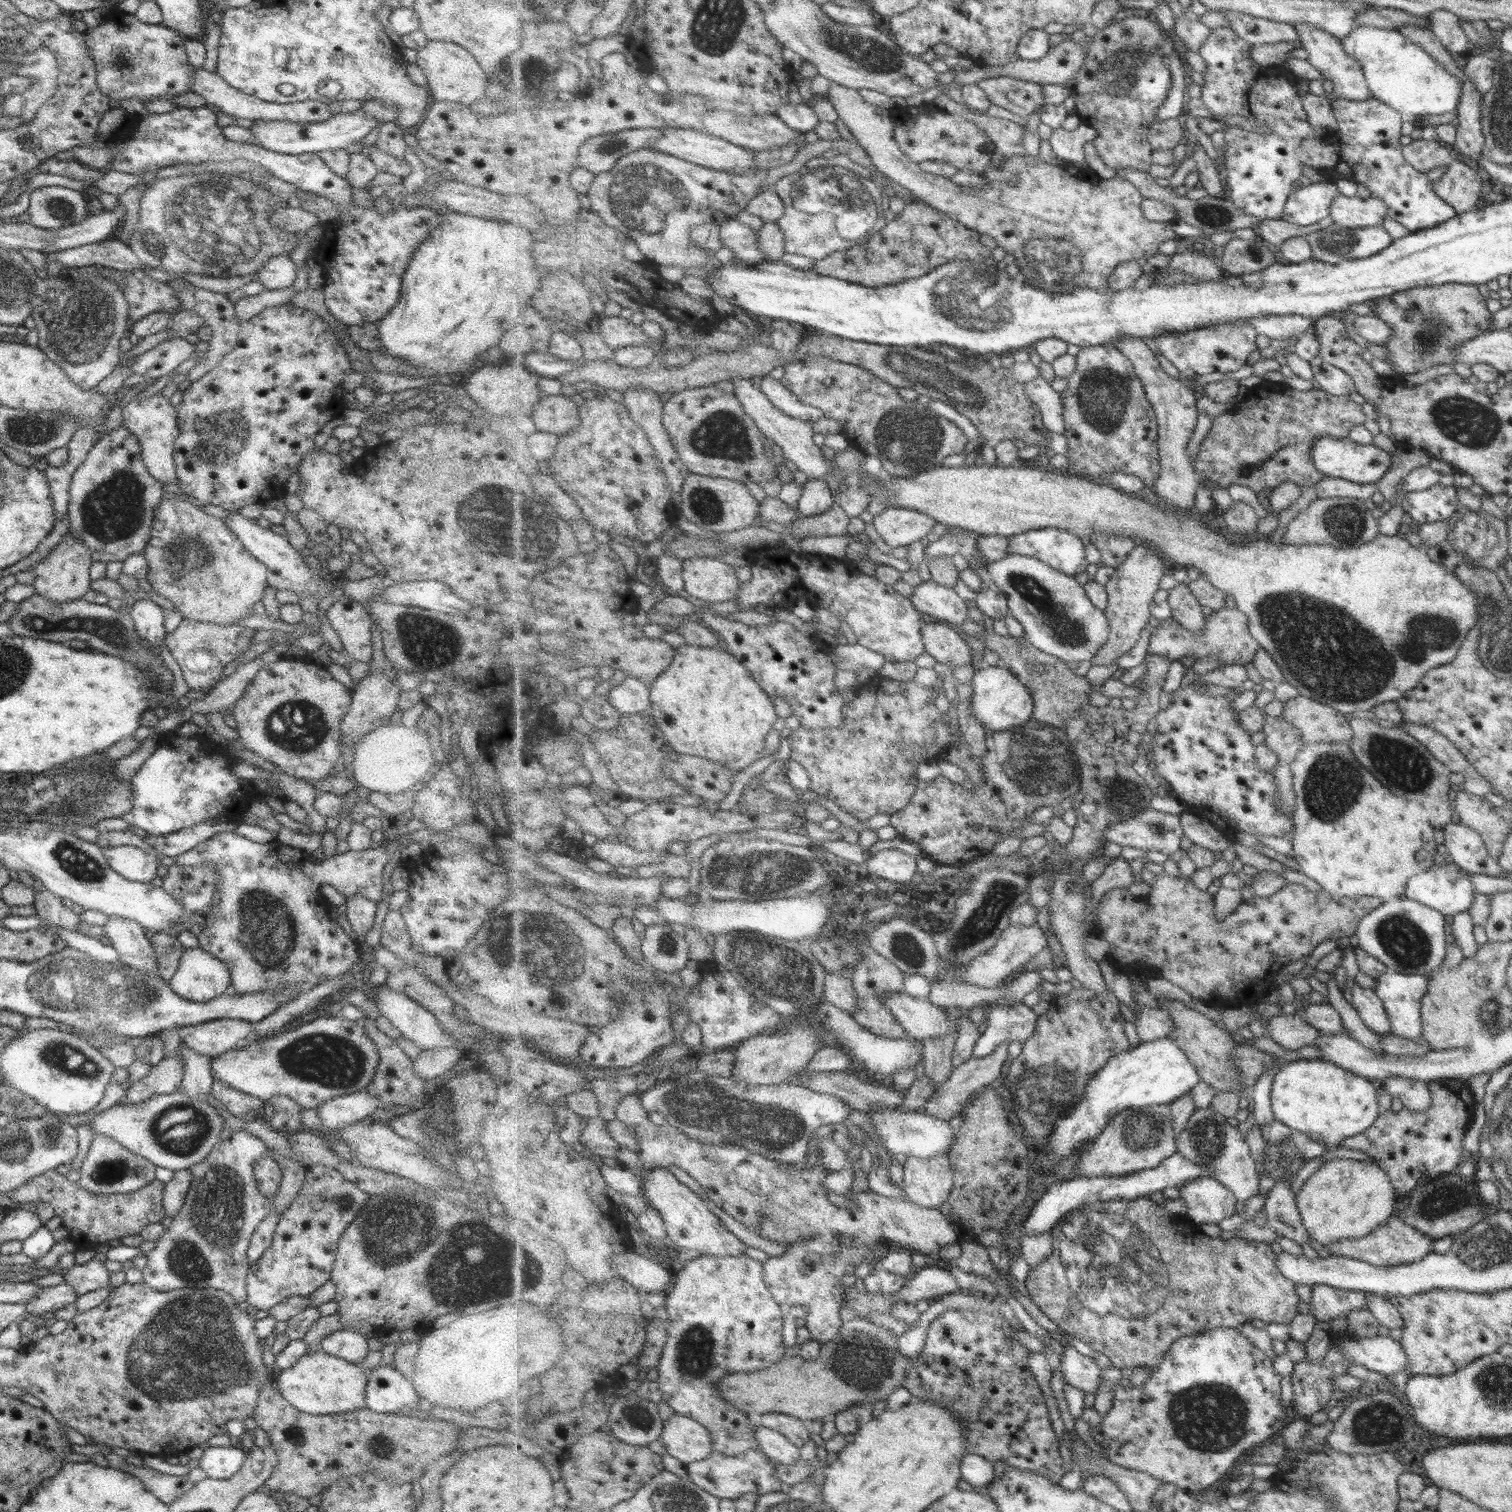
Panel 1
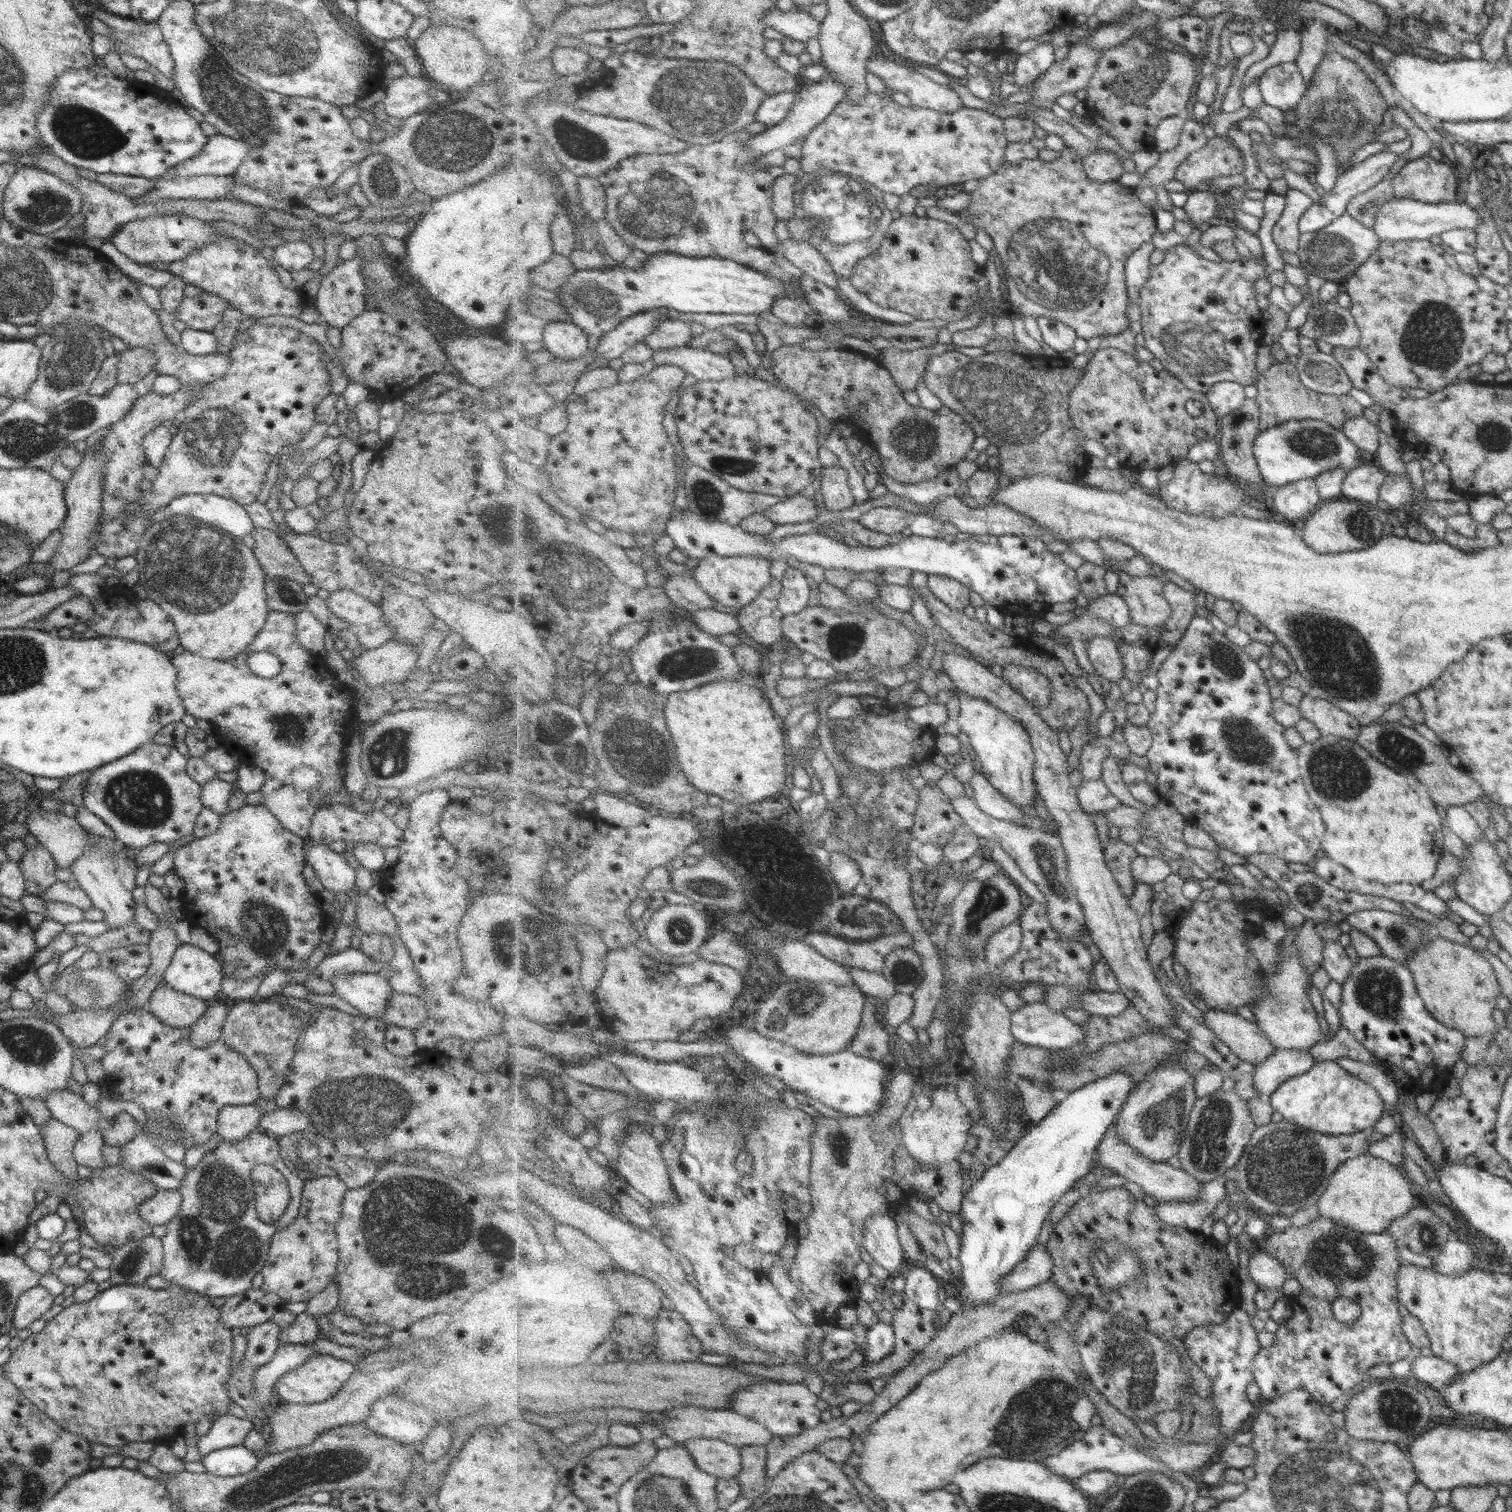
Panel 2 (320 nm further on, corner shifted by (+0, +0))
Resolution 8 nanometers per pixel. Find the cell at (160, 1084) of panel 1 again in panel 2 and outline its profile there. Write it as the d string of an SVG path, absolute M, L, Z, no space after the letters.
M223 999L209 1002L209 1008L199 1020L196 1020L190 1030L190 1042L194 1048L204 1048L212 1042L220 1041L222 1038L222 1026L228 1011Z

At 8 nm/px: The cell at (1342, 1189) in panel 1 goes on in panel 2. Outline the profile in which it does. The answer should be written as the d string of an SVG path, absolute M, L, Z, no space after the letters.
M1364 1153L1345 1160L1334 1171L1326 1190L1317 1200L1319 1214L1334 1222L1365 1233L1382 1233L1393 1219L1404 1216L1417 1205L1407 1175L1396 1165Z

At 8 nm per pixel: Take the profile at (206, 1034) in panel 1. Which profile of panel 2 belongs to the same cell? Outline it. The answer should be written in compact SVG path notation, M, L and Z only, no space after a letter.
M164 981L156 987L147 1005L148 1012L159 1022L174 1028L189 1028L208 1008L209 1002L176 992Z

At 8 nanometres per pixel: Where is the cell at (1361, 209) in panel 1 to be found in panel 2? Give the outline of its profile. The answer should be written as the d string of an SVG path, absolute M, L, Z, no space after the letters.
M1393 198L1385 202L1377 212L1373 229L1381 241L1428 241L1432 236L1440 236L1443 232L1453 229L1467 228L1476 231L1479 228L1479 222L1481 222L1480 215L1465 202L1428 204L1414 199Z

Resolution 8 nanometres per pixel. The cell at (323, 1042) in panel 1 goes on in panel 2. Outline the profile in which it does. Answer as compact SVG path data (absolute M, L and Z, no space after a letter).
M147 1008L134 1009L121 1014L114 1020L106 1034L104 1058L102 1066L106 1066L106 1076L114 1072L115 1093L126 1102L136 1102L142 1107L148 1119L154 1116L168 1116L176 1121L176 1127L184 1133L179 1144L186 1149L196 1145L207 1145L212 1135L217 1131L218 1115L225 1106L240 1106L253 1104L261 1096L258 1088L258 1075L248 1065L246 1059L224 1042L216 1041L204 1048L194 1048L190 1042L189 1028L174 1028L159 1022L148 1012Z

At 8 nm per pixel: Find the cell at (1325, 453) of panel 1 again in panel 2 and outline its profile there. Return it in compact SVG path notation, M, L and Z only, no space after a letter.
M1291 419L1278 426L1261 431L1255 442L1255 453L1260 463L1262 476L1264 476L1268 484L1275 488L1286 486L1305 478L1314 479L1319 474L1326 473L1329 470L1344 469L1348 472L1354 467L1358 467L1360 464L1371 460L1368 455L1362 458L1362 454L1358 452L1355 443L1341 429L1322 422L1320 419Z

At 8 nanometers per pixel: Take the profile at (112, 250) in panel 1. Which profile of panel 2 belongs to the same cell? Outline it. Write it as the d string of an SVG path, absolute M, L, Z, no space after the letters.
M218 237L187 254L187 257L171 262L167 270L172 275L181 276L186 284L198 286L202 291L218 295L222 300L230 302L230 306L241 311L245 318L286 316L299 319L305 309L300 290L284 287L278 273L270 269L270 261L260 250L243 244L235 237Z

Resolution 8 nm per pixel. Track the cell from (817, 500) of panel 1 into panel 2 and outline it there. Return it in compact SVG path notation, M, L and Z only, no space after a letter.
M801 493L798 496L786 497L784 502L770 507L764 514L778 525L785 525L815 521L822 512L818 510L813 499Z

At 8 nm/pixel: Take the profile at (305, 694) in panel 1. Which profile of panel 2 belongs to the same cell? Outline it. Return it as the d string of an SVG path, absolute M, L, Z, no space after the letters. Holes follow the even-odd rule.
M269 611L266 622L258 637L252 641L252 645L242 655L232 660L211 661L185 651L178 651L172 656L171 662L177 670L176 688L187 714L198 720L207 720L216 724L220 728L220 738L224 738L224 746L232 754L238 754L240 758L246 758L250 764L261 767L267 778L260 790L264 799L262 806L266 806L271 814L276 815L284 828L305 839L309 836L308 819L313 812L328 805L328 797L324 796L332 792L340 792L337 770L345 764L344 738L352 730L358 729L357 691L330 674L323 657L314 656L312 652L306 652L299 645L296 617L290 613ZM256 652L274 654L282 663L282 670L272 678L254 675L246 660ZM302 766L310 766L319 772L321 779L318 786L306 790L292 786L290 776L296 768Z

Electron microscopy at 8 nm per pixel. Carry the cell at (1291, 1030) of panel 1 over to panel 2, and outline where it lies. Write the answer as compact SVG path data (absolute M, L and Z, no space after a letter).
M1210 1009L1206 1012L1206 1025L1218 1037L1230 1046L1242 1061L1248 1061L1258 1066L1270 1060L1278 1052L1272 1039L1264 1033L1257 1022L1250 1022L1244 1016L1239 1016L1224 1010Z

